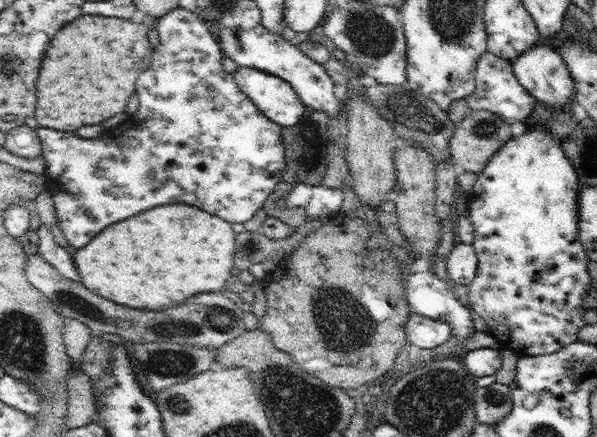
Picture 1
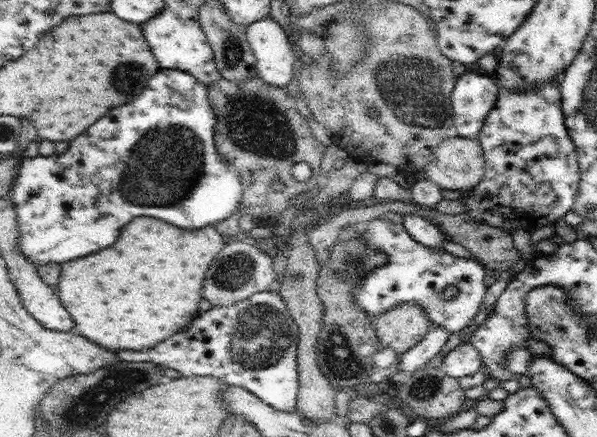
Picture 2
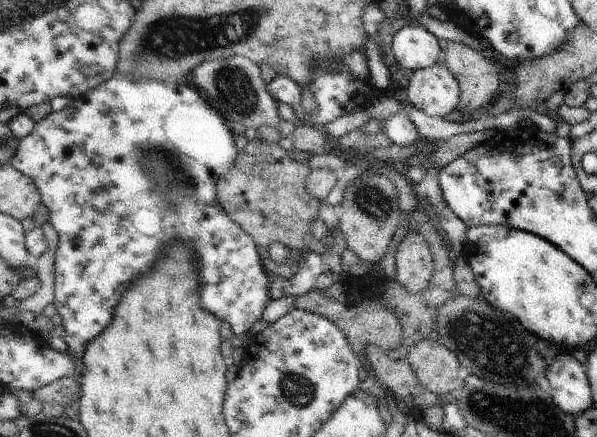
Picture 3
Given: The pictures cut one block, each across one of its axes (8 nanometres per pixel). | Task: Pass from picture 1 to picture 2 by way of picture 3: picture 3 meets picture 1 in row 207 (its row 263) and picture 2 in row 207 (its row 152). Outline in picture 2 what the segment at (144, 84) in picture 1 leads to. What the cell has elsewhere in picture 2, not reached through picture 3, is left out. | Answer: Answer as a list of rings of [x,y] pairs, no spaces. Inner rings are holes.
[[[162,69],[148,80],[148,86],[144,88],[144,92],[134,98],[128,104],[122,104],[120,108],[112,108],[108,112],[108,116],[102,116],[96,124],[92,124],[86,132],[82,132],[80,136],[76,136],[69,142],[68,149],[62,155],[41,156],[35,158],[23,157],[19,167],[17,168],[17,175],[15,176],[15,183],[9,195],[12,203],[16,208],[18,216],[18,230],[17,247],[20,252],[32,262],[35,266],[38,264],[62,264],[80,256],[88,256],[92,252],[98,252],[102,248],[112,246],[118,236],[120,230],[136,216],[154,216],[160,218],[164,222],[170,222],[174,226],[180,228],[204,228],[204,226],[215,226],[218,222],[226,220],[234,211],[240,208],[240,201],[242,200],[243,188],[241,185],[240,175],[232,164],[226,162],[218,153],[215,146],[215,126],[216,114],[212,110],[210,100],[208,100],[207,87],[196,80],[190,74],[176,70],[176,69]]]

